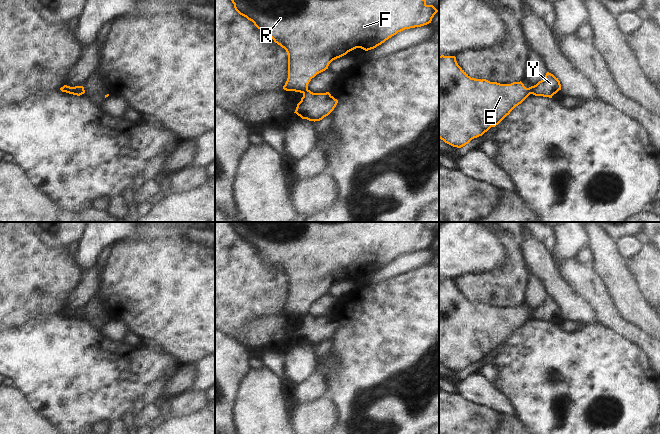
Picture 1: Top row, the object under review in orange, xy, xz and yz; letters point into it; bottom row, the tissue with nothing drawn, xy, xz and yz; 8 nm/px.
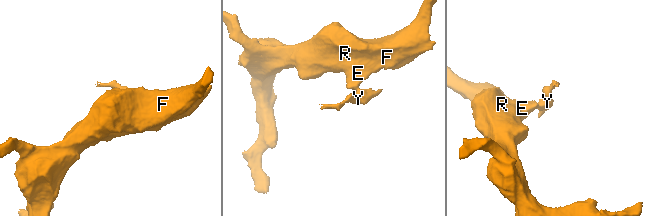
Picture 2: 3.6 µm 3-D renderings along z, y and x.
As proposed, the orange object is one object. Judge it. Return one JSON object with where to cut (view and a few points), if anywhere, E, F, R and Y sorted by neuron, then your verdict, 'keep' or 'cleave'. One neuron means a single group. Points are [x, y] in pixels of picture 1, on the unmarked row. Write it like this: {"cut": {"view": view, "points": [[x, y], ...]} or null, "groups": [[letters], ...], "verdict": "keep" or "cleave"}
{"cut": {"view": "yz", "points": [[531, 311], [530, 317]]}, "groups": [["E", "F", "R"], ["Y"]], "verdict": "cleave"}

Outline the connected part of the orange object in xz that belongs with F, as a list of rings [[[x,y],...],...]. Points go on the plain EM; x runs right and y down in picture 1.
[[[230,222],[235,234],[261,254],[261,256],[284,272],[288,278],[288,302],[283,310],[286,315],[304,317],[317,298],[328,293],[329,288],[348,276],[361,272],[376,272],[405,253],[431,247],[438,236],[427,229],[424,222]]]

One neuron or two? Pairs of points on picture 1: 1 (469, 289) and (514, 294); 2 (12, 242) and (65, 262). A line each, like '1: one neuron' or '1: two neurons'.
1: one neuron
2: one neuron

